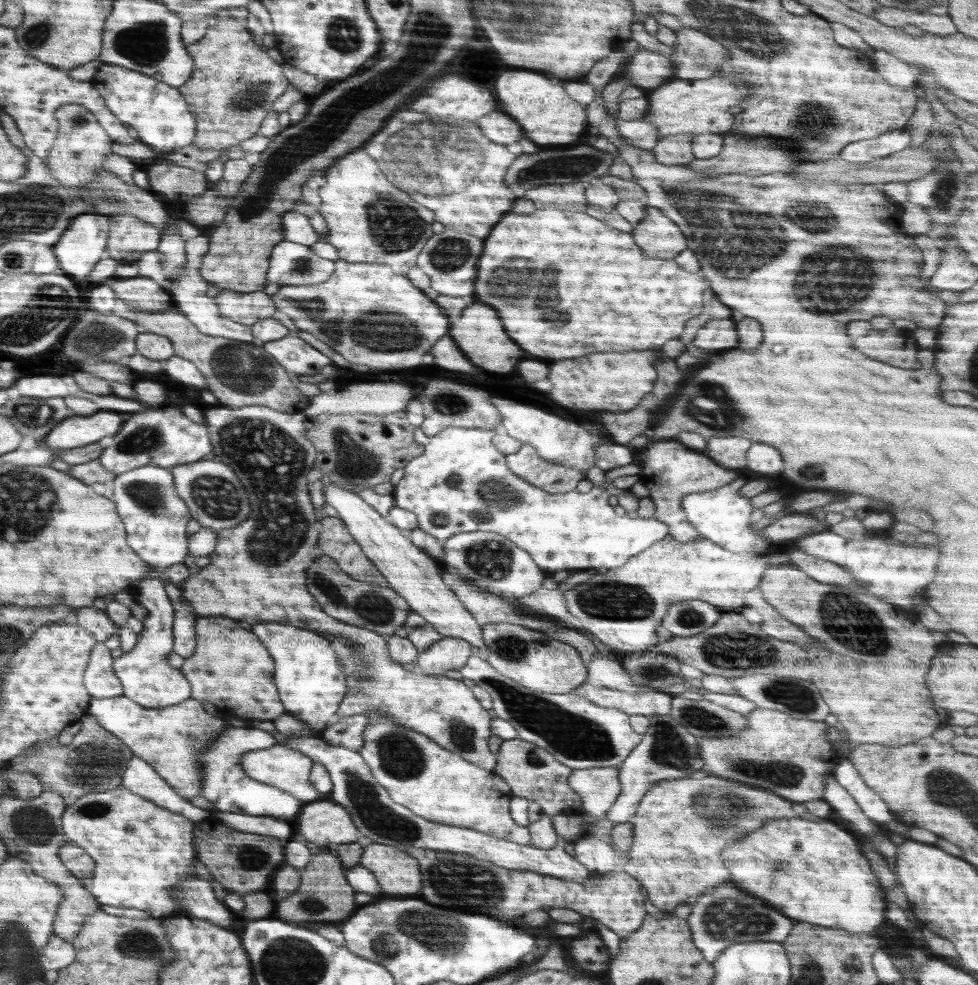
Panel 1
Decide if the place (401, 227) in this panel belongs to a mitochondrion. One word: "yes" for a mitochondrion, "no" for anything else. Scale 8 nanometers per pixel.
yes

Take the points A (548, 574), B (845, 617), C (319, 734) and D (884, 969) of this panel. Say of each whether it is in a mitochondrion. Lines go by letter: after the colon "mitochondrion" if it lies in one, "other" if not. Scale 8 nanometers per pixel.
A: other
B: mitochondrion
C: other
D: other

